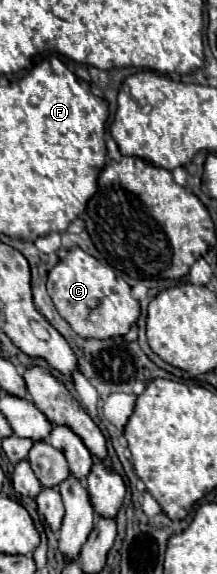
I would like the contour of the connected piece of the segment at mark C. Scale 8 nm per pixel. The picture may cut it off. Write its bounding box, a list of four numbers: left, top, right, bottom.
[46,247,140,339]

